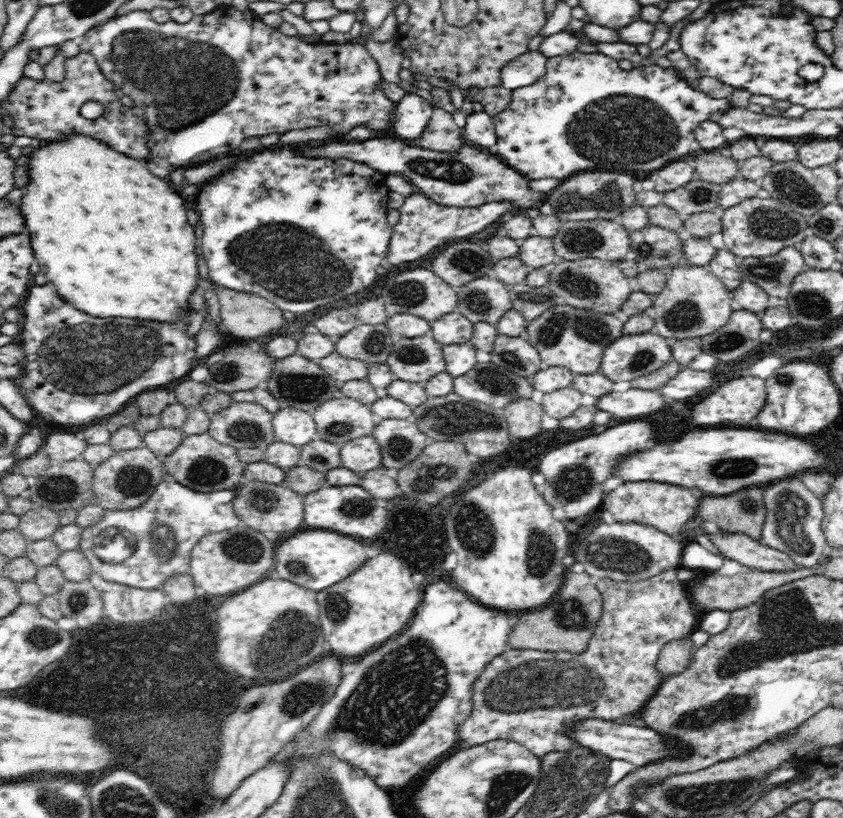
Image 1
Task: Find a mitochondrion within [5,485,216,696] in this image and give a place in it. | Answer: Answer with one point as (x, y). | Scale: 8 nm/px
(162, 547)

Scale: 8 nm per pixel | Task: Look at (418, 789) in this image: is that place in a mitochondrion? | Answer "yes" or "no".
no

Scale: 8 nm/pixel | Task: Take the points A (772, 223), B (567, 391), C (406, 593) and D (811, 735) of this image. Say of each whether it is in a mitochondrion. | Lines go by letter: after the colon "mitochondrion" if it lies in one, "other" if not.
A: mitochondrion
B: other
C: other
D: other

